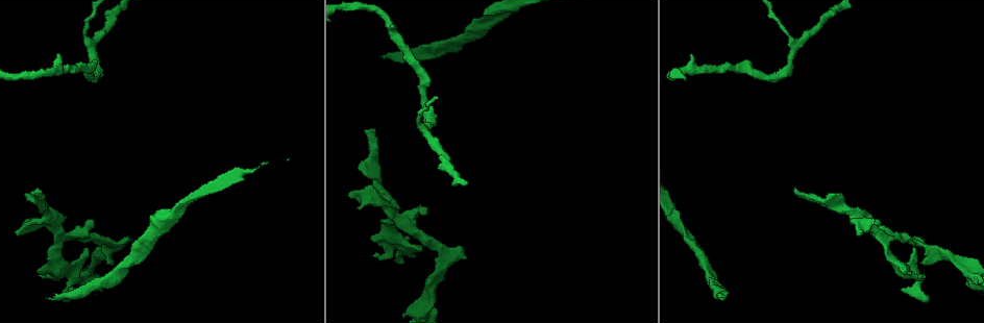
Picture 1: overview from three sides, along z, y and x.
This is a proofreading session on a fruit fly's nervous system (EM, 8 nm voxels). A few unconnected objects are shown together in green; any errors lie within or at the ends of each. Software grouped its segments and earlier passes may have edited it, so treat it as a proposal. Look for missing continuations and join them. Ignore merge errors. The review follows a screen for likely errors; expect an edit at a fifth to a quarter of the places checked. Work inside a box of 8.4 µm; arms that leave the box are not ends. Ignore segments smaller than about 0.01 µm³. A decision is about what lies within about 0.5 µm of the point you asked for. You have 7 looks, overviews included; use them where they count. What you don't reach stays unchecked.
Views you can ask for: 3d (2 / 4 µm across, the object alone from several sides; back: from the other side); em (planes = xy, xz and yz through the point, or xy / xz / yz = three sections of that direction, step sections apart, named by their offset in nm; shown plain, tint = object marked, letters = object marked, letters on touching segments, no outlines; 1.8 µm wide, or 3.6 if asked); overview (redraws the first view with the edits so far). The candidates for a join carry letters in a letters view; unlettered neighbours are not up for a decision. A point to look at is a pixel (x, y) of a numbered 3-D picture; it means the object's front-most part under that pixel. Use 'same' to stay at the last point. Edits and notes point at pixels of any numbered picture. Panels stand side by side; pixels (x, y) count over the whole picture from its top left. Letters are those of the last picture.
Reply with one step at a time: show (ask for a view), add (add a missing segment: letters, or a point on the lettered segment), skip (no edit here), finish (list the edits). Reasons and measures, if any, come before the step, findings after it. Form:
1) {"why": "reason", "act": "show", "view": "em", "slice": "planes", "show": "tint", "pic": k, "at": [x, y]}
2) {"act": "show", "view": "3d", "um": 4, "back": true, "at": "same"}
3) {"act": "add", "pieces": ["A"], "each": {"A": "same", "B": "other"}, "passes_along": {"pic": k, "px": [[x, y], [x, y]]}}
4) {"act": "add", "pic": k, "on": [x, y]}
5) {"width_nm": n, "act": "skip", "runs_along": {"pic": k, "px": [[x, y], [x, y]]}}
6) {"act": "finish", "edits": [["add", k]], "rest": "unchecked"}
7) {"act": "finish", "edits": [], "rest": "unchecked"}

{"why": "free end", "act": "show", "view": "3d", "um": 2, "pic": 1, "at": [385, 56]}

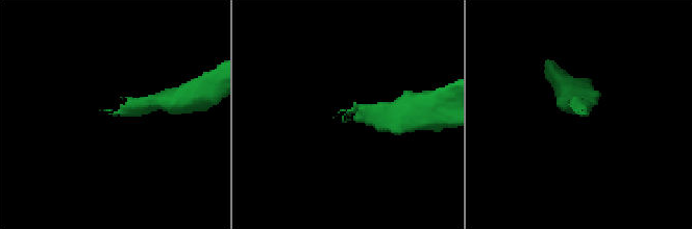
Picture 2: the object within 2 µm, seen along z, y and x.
{"why": "shape alone is not enough", "act": "show", "view": "em", "slice": "xy", "step": 16, "show": "tint", "pic": 2, "at": [585, 114]}

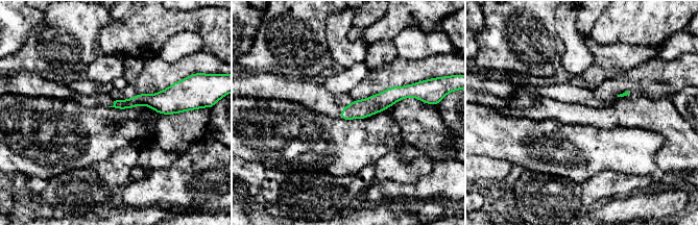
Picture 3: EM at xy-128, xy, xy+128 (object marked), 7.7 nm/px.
{"why": "another direction", "act": "show", "view": "em", "slice": "planes", "show": "letters", "at": "same"}

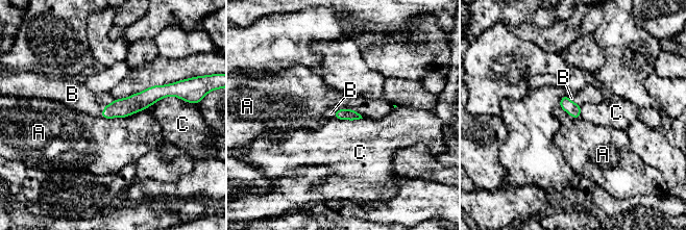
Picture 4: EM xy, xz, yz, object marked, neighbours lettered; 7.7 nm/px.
{"act": "add", "pieces": ["B"], "each": {"A": "other", "B": "same", "C": "other"}, "found": "the neuron continues"}

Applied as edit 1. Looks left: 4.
{"why": "see it whole again", "act": "show", "view": "overview"}

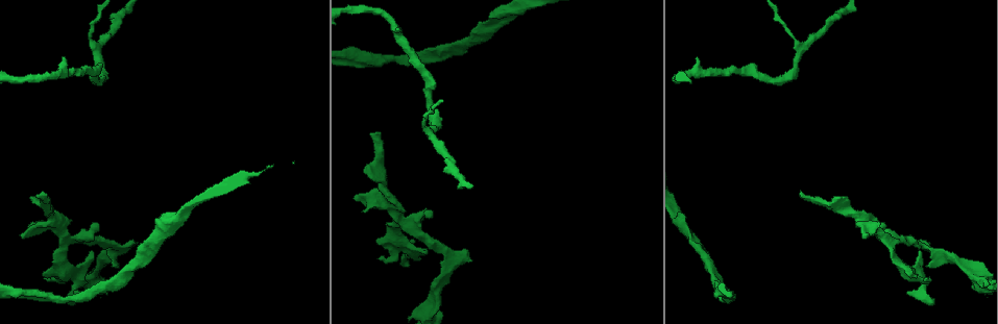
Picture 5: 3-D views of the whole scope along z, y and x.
{"why": "branch stops here", "act": "show", "view": "3d", "um": 2, "back": true, "pic": 5, "at": [833, 196]}

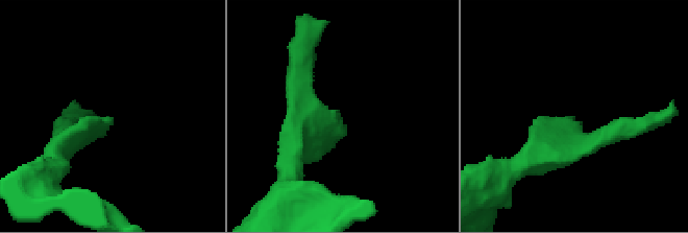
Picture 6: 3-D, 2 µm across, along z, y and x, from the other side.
{"arm_widths_nm": [180, 220], "why": "now the EM", "act": "show", "view": "em", "slice": "planes", "show": "letters", "pic": 6, "at": [338, 118]}

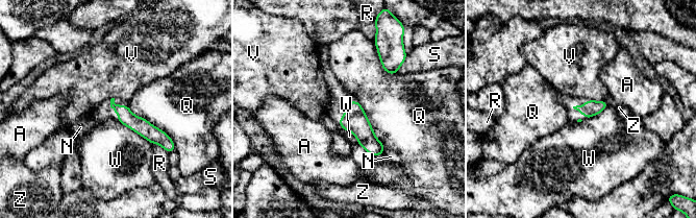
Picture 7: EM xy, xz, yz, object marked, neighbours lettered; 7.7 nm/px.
{"act": "skip", "each": {"A": "other", "N": "other", "Q": "other", "R": "other", "S": "other", "V": "other", "W": "other", "Z": "other"}, "runs_along": {"pic": 7, "px": [[116, 107], [154, 136], [169, 141]]}, "found": "no lettered segment goes on from it"}

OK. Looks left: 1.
{"act": "finish", "edits": [["add", 4]], "rest": "unchecked"}

